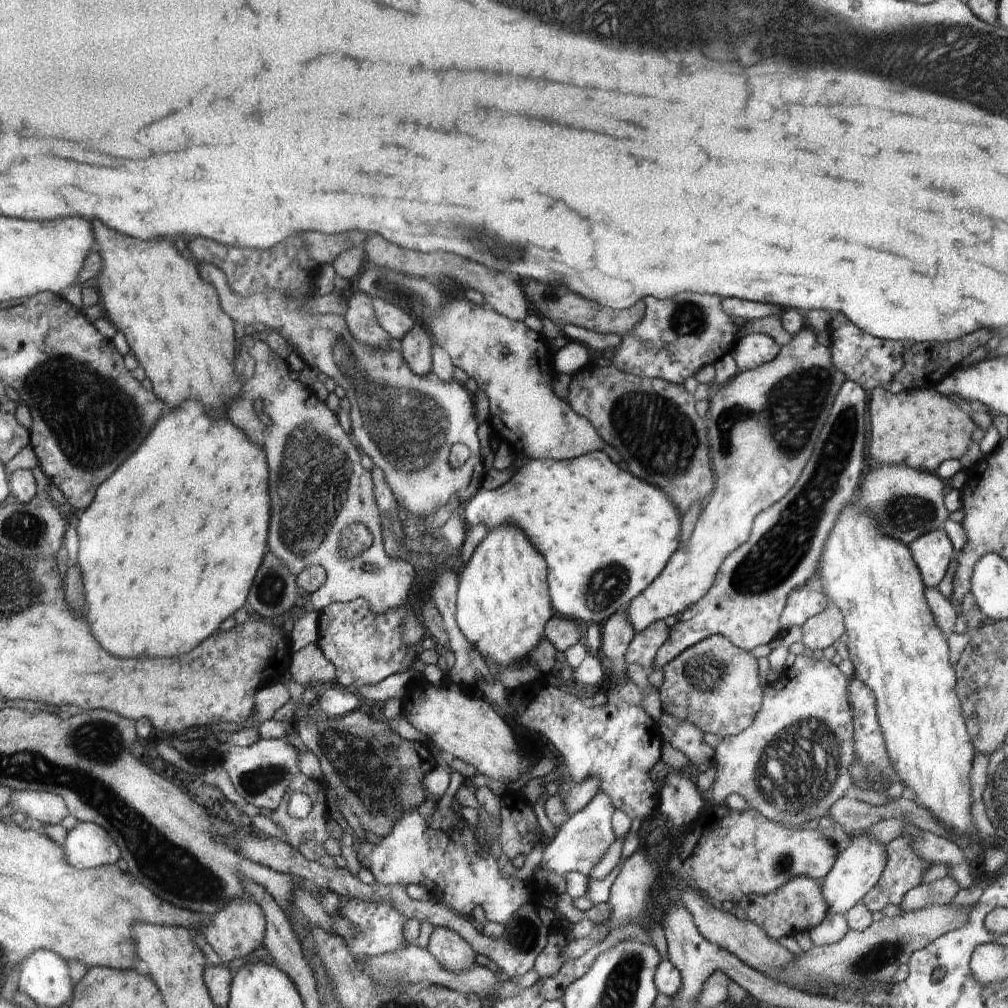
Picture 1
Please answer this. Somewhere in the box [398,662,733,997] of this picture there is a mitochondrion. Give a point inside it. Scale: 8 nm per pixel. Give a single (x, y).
(522, 935)

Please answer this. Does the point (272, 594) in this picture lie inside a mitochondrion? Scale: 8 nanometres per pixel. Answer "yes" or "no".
yes

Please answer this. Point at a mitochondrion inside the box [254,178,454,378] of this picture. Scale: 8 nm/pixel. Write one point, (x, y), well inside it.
(397, 290)

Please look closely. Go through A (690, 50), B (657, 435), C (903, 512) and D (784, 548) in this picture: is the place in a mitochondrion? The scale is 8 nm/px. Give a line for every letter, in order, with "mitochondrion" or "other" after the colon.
A: mitochondrion
B: mitochondrion
C: mitochondrion
D: mitochondrion

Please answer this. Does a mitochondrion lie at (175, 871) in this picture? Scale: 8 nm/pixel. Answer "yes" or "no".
yes

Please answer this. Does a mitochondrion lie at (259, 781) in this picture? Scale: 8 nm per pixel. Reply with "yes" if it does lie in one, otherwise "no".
yes

